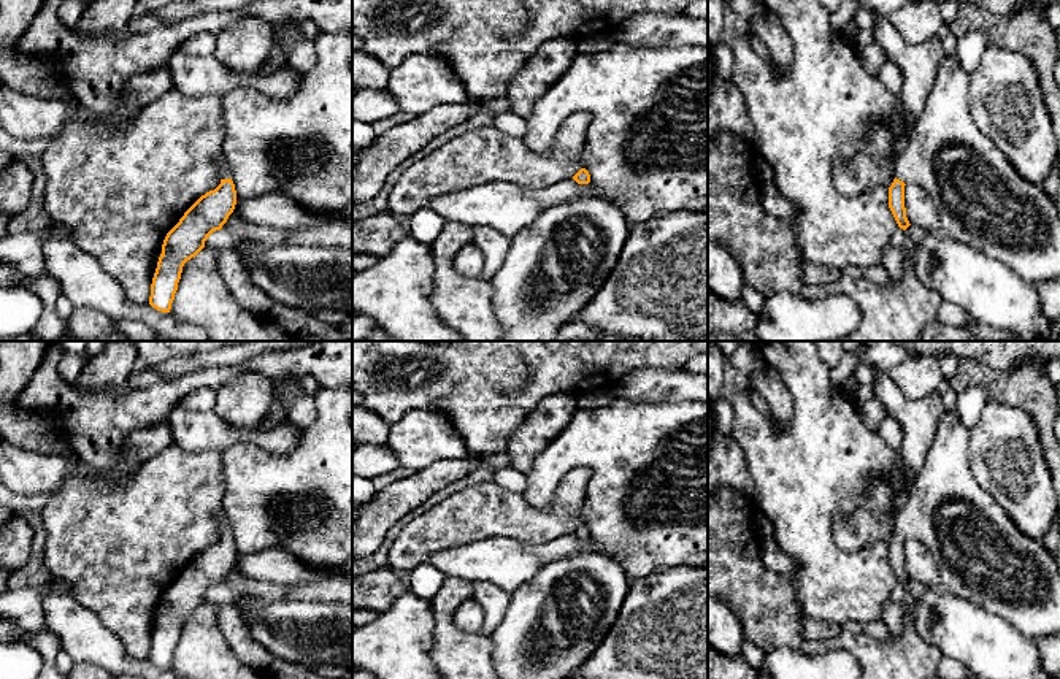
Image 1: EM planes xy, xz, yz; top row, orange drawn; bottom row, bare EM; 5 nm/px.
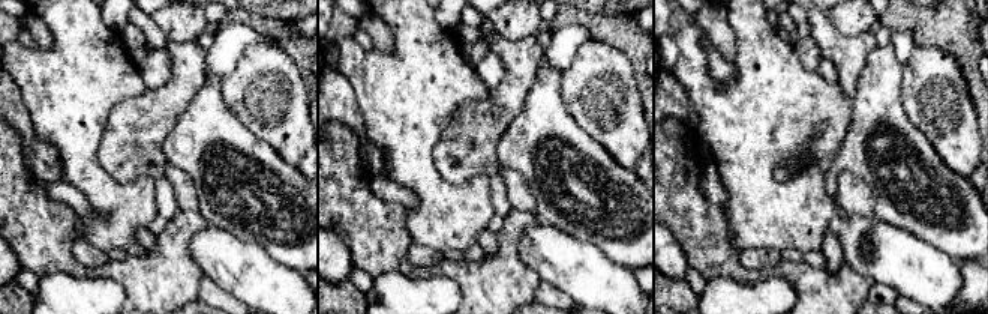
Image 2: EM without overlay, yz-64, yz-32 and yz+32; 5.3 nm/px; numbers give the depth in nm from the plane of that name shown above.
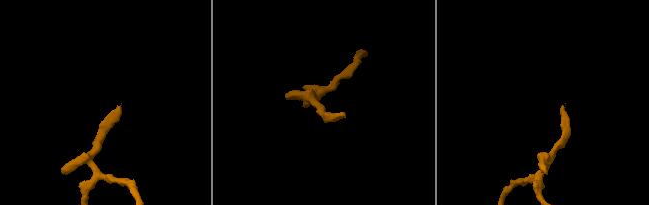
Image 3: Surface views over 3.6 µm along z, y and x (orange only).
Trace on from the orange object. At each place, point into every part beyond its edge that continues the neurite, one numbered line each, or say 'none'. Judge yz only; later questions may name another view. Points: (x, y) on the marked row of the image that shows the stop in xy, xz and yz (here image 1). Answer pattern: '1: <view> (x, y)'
1: yz (983, 202)

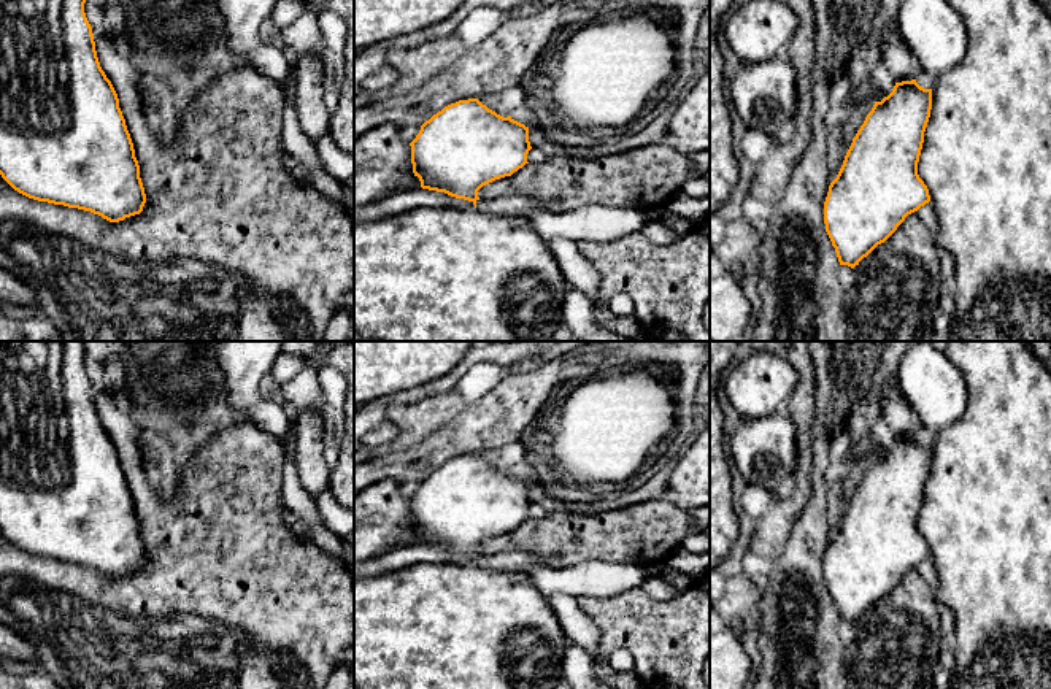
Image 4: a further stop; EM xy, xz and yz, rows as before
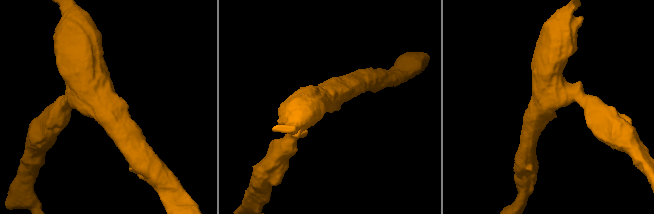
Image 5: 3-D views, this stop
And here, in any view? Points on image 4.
1: xz (507, 205)

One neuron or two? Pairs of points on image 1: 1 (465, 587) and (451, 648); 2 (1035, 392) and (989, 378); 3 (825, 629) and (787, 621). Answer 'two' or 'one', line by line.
1: one
2: one
3: two

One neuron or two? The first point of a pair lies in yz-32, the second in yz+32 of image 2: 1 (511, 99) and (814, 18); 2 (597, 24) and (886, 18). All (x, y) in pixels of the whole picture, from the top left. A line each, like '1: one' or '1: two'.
1: one
2: one

